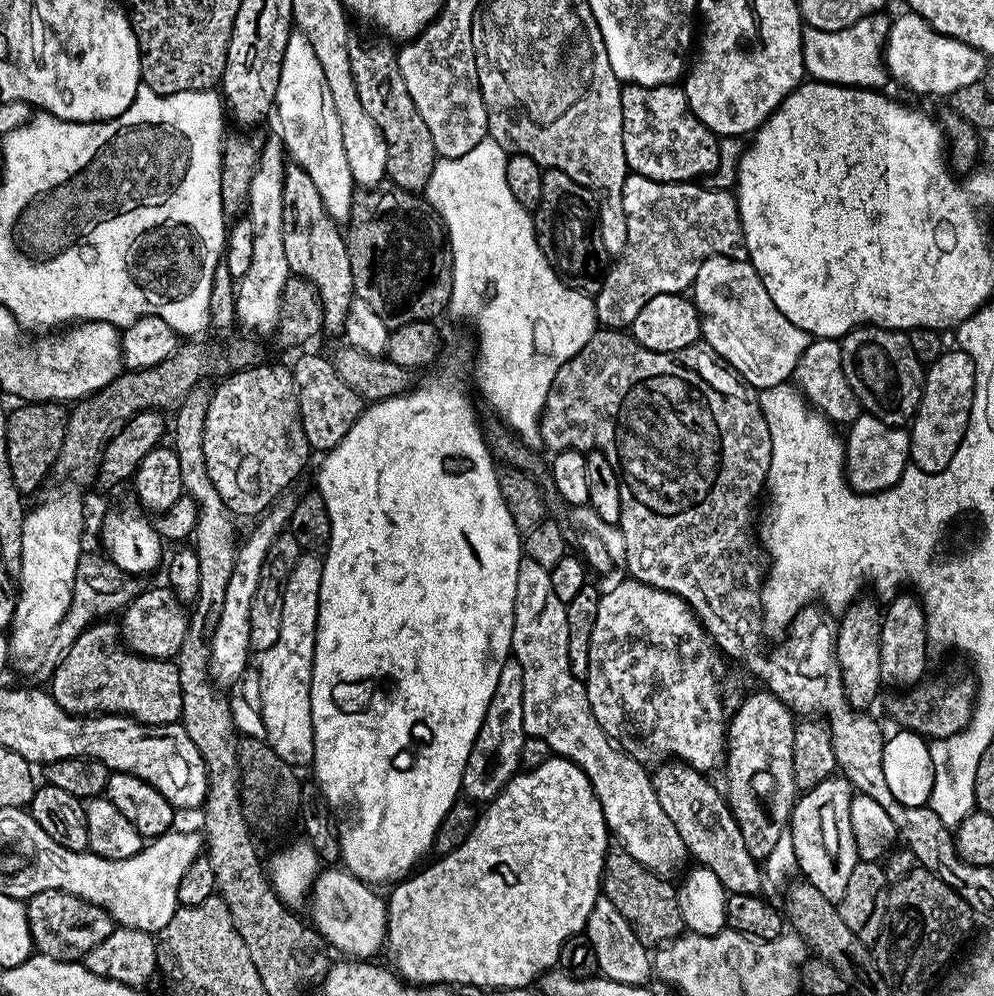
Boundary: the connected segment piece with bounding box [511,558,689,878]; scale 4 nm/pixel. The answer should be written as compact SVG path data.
M527 558L521 559L518 570L518 590L514 598L514 630L512 631L511 655L524 658L528 651L537 652L540 656L560 656L560 664L522 663L522 722L528 736L542 738L546 746L557 756L566 756L578 765L590 778L590 786L602 806L602 814L608 823L609 833L616 836L624 851L632 855L642 866L646 866L654 874L665 878L676 878L681 875L680 867L689 859L686 846L682 842L682 834L674 830L674 822L666 818L666 810L662 810L662 802L658 802L658 794L654 794L652 777L645 765L621 750L598 726L588 701L588 690L585 681L578 679L570 670L570 658L566 646L566 610L565 604L554 594L554 586L550 583L548 569L538 566L538 562Z

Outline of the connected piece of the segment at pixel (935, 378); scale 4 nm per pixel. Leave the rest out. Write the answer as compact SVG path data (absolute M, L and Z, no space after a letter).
M945 350L934 363L927 365L924 389L916 415L910 421L910 457L915 467L924 472L941 472L950 466L970 422L970 410L976 393L976 367L970 354Z

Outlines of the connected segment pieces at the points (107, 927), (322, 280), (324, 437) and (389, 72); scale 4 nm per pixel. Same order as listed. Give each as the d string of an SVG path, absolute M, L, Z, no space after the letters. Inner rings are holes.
M42 890L28 897L28 925L35 951L55 960L83 961L98 942L106 942L114 927L112 915L80 896L71 896L58 890Z
M292 166L285 171L282 194L282 243L286 245L289 273L306 278L318 290L324 315L323 331L343 333L346 314L354 298L354 278L350 274L350 254L345 233L327 213L317 187L301 168Z
M308 352L305 356L300 356L292 368L292 377L298 390L298 402L300 403L300 413L302 414L302 430L306 430L306 442L309 449L318 450L317 453L329 452L354 426L354 422L364 411L365 401L360 399L342 378L334 370L327 355L315 356Z
M379 39L372 40L369 44L349 43L350 70L354 70L354 86L358 86L358 98L362 98L362 107L365 108L366 114L374 118L374 126L378 126L380 133L384 135L387 179L395 187L420 194L427 189L430 174L434 174L434 166L438 159L434 138L430 138L430 126L422 122L422 114L418 114L418 106L414 106L414 98L410 98L406 82L402 82L402 70L396 61L397 49L387 39Z

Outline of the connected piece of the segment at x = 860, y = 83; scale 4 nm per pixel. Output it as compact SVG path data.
M883 11L873 12L871 16L864 16L858 22L854 22L850 26L846 26L842 30L818 30L817 28L805 27L802 31L802 58L804 59L804 70L805 73L813 81L821 84L842 84L850 88L871 88L873 90L883 89L884 83L889 83L890 73L884 63L884 43L888 40L888 32L892 28L892 20L889 17L884 17Z

